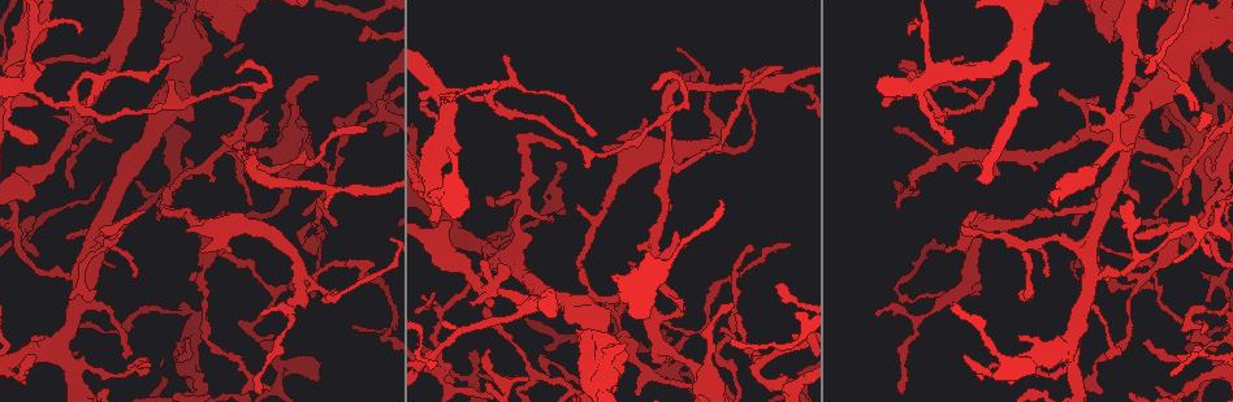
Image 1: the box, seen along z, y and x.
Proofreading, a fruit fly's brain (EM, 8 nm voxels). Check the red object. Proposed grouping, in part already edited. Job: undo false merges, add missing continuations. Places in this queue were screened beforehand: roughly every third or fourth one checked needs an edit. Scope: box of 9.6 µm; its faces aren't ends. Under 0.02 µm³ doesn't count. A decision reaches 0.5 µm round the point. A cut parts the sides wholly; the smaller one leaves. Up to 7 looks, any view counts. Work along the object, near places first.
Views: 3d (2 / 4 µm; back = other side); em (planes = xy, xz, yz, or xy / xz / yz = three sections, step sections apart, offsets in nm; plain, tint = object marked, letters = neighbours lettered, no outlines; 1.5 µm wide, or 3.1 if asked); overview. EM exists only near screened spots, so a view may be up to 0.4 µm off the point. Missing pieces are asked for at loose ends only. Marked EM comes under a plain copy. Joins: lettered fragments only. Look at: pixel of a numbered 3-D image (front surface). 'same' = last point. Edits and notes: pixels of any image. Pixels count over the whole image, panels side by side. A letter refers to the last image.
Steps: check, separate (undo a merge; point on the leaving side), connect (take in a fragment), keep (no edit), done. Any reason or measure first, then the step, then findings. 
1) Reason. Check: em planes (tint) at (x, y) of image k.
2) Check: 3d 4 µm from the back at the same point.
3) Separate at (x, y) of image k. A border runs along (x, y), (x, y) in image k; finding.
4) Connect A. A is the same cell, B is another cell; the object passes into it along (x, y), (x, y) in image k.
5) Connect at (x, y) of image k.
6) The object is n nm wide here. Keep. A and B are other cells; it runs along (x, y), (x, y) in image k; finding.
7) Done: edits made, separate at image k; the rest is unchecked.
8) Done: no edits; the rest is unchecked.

A fork. Check: em planes (letters) at (761, 363) of image 1.

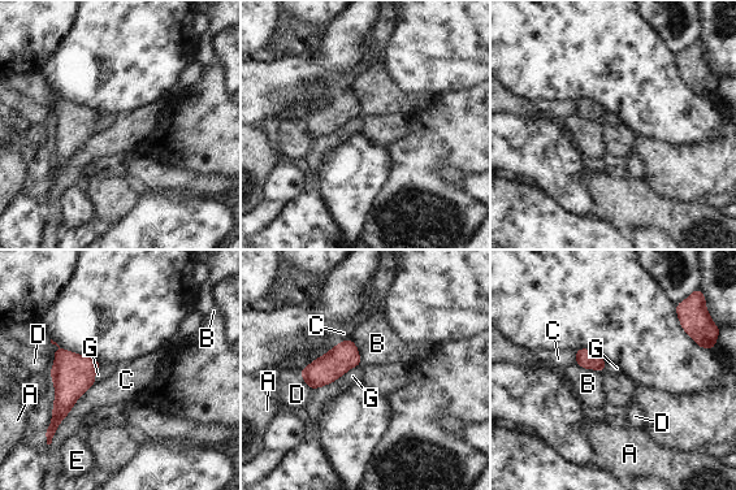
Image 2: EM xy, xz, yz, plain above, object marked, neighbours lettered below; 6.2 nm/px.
The longest contact is with C, 500 nm. Keep. A, B, C, D, E and G are other cells; a border runs along (362, 363), (314, 390) in image 2; all the same neuron.

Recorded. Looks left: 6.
Thin end. Check: 3d 2 µm at (1134, 236) of image 1.

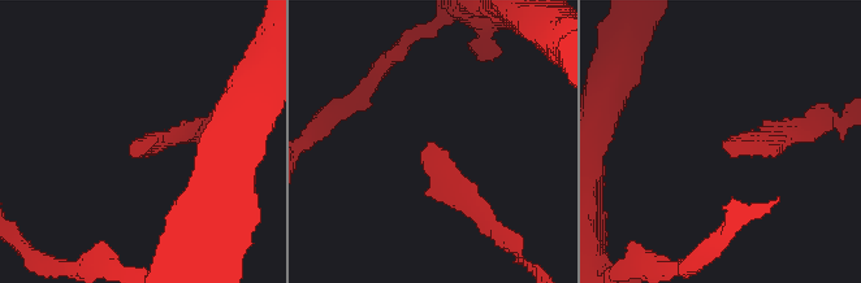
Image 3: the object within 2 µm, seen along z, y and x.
Now the EM. Check: em planes (tint) at (138, 141) of image 3.

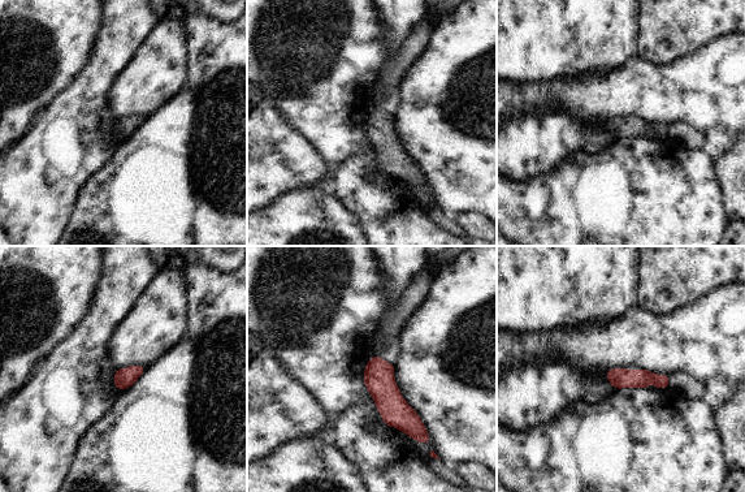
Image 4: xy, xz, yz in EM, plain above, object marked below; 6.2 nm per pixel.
What lies round it. Check: em planes (letters) at the same point.

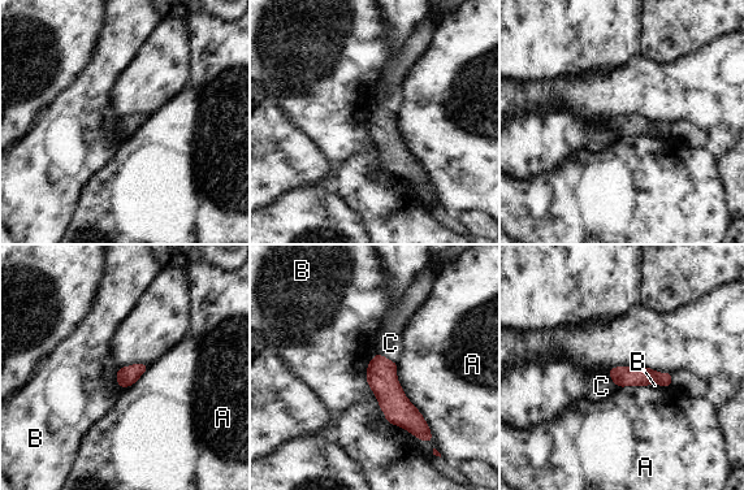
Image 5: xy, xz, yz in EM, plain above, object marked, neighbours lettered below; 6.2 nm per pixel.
Keep. A, B and C are other cells; none of them fits.

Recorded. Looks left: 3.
Tapers out. Check: 3d 2 µm at (179, 59) of image 1.

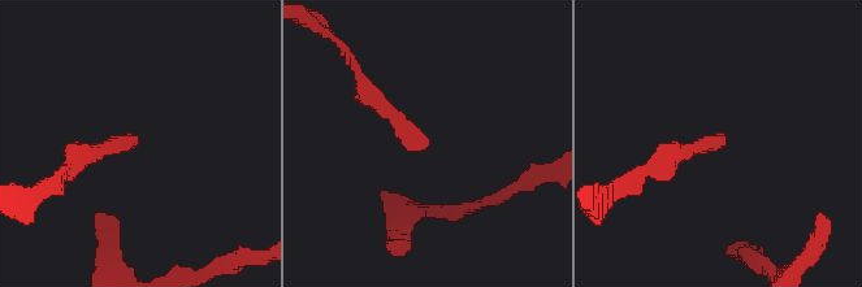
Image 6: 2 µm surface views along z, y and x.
Check: em planes (letters) at (426, 147) of image 6.

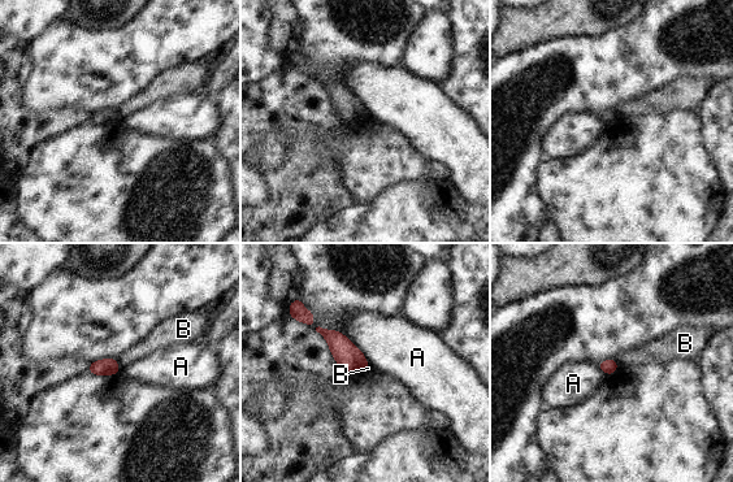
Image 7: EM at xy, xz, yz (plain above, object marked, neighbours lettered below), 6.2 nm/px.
Keep. A and B are other cells; no lettered fragment goes on from it.

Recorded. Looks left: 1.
Done: no edits; the rest is unchecked.

